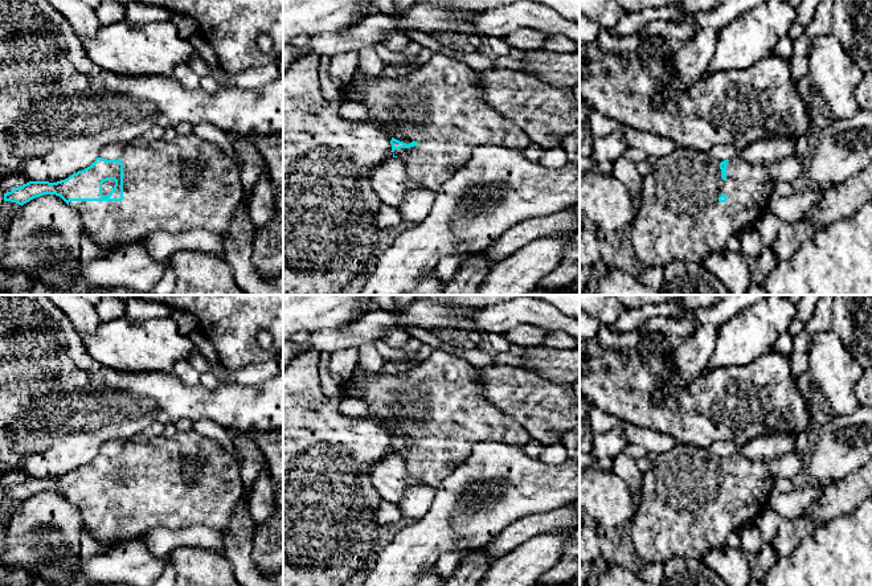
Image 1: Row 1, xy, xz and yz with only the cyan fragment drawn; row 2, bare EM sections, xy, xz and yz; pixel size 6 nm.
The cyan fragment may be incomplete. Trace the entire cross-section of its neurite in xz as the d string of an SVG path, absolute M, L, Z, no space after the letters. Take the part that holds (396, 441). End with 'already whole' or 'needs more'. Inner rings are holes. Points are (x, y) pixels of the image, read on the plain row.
M437 349L425 362L396 374L382 374L380 372L367 372L356 368L351 377L339 378L343 396L348 388L355 388L355 398L367 403L368 418L380 421L389 431L396 421L397 425L412 439L406 440L392 434L393 454L401 455L406 460L406 481L409 485L427 484L437 487L455 467L462 464L472 452L476 443L483 440L500 440L523 448L532 439L525 429L512 417L495 407L482 393L478 369L466 360Z; needs more

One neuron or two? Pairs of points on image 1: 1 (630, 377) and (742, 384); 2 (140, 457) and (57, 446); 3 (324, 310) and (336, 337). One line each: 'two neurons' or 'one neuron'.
1: one neuron
2: two neurons
3: two neurons

